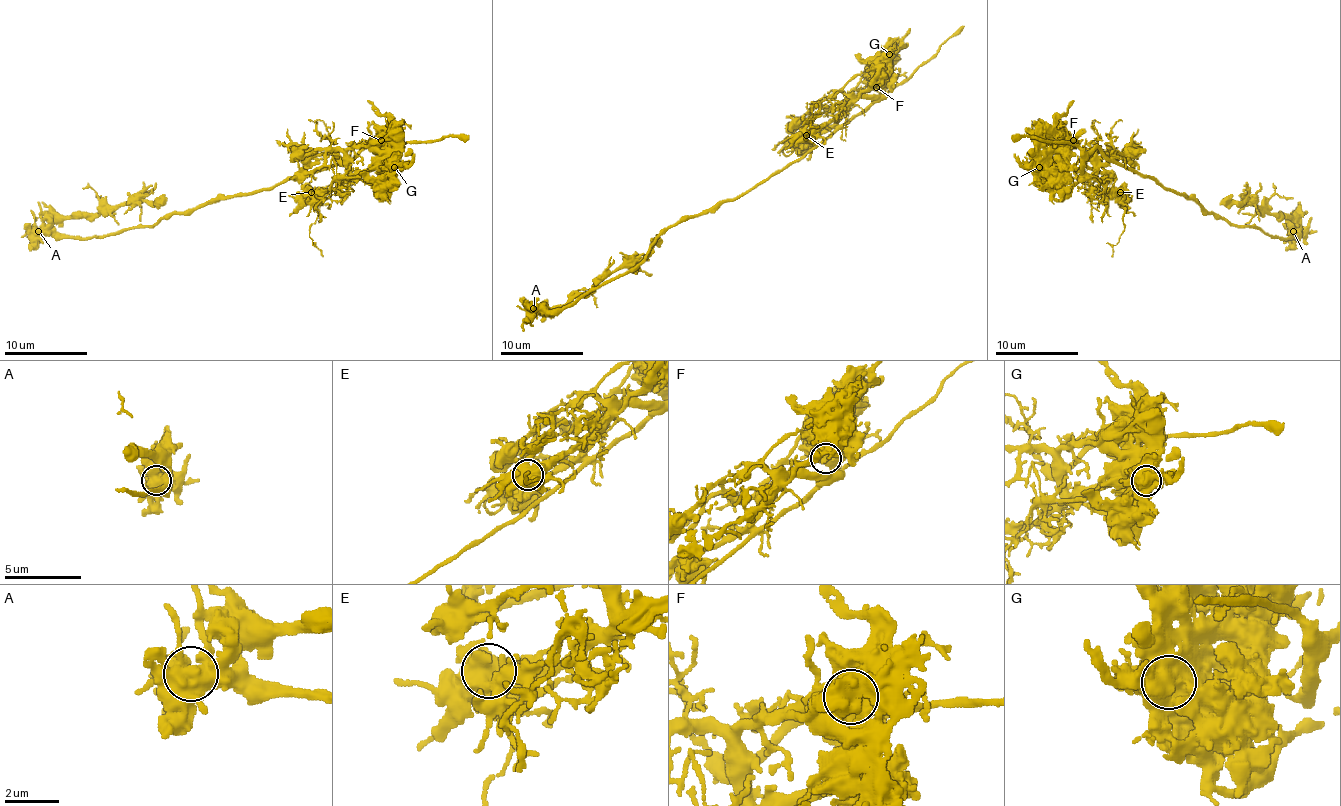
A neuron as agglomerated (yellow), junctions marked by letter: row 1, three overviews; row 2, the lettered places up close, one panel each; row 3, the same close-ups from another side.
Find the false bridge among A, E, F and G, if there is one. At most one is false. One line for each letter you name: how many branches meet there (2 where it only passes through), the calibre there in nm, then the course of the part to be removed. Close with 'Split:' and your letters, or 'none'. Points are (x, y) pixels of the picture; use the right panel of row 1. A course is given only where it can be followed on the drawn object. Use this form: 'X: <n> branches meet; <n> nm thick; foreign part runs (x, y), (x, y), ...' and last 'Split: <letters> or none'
F: 5 branches meet; 700 nm thick; foreign part runs (1072, 139), (1054, 142), (1031, 162), (1022, 162), (1014, 154)
Split: F

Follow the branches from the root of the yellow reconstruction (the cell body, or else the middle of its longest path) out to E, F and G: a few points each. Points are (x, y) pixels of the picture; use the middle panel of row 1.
E: (702, 214), (715, 212), (725, 201), (737, 199), (804, 158), (837, 126), (844, 112), (806, 135)
F: (702, 214), (737, 199), (804, 158), (837, 126), (839, 106), (854, 91), (877, 87)
G: (702, 214), (737, 199), (814, 149), (837, 126), (839, 114), (869, 87), (871, 72), (889, 54)

